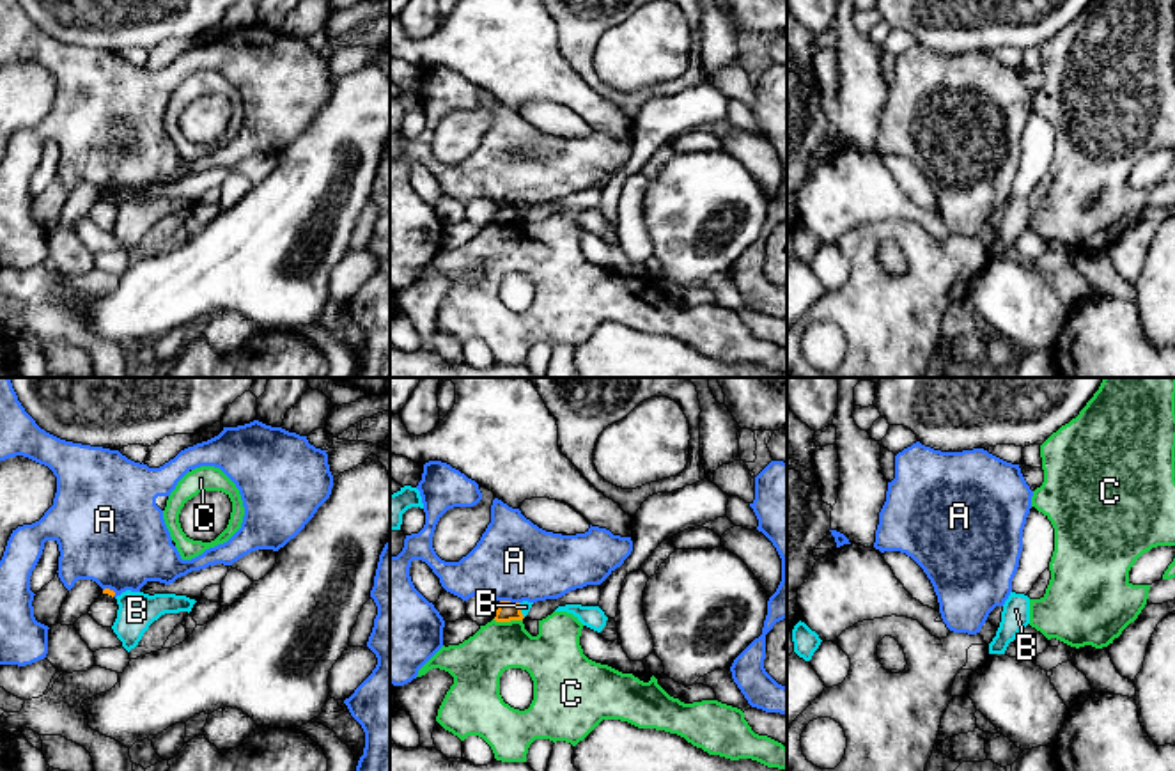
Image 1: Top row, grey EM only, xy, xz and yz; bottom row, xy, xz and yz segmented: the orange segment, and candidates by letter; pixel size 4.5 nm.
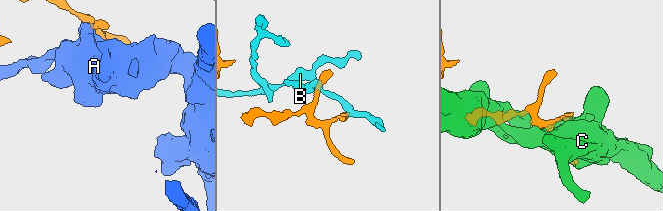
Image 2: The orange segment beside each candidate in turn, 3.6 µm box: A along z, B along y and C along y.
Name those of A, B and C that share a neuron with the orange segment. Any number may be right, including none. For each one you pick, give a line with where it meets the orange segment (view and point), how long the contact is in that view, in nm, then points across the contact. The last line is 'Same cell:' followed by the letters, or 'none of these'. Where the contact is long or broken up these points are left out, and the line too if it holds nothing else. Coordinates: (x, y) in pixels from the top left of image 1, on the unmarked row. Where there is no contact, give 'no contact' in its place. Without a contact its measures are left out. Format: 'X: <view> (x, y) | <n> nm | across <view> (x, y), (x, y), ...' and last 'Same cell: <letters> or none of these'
Same cell: none of these

